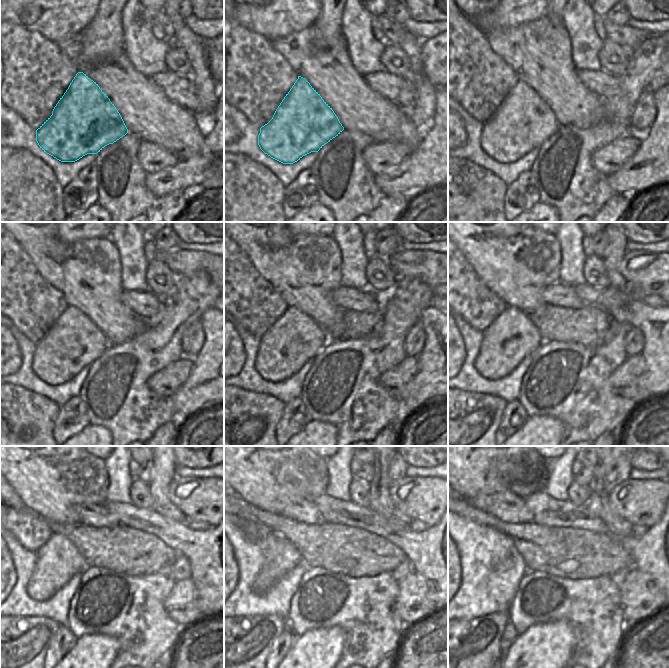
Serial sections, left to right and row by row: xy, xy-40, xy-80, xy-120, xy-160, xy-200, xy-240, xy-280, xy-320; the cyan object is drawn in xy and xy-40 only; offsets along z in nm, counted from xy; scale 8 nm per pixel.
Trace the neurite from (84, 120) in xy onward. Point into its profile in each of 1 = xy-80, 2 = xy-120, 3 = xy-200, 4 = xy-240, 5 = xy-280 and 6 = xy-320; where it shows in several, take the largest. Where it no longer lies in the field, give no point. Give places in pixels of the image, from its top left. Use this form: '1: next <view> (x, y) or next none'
1: next xy-80 (523, 121)
2: next xy-120 (74, 341)
3: next xy-200 (513, 336)
4: next xy-240 (57, 561)
5: next xy-280 (281, 556)
6: next xy-320 (499, 563)

